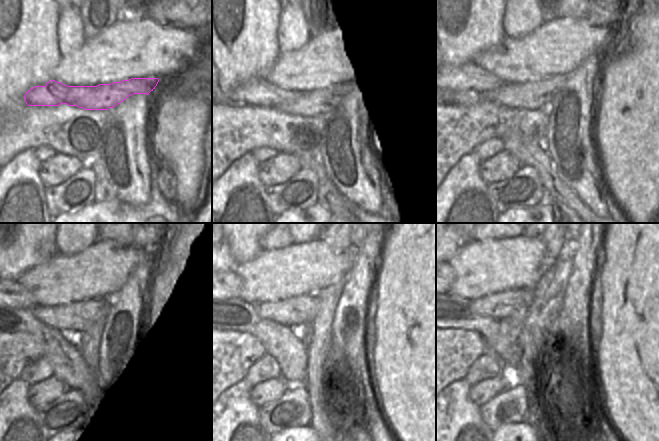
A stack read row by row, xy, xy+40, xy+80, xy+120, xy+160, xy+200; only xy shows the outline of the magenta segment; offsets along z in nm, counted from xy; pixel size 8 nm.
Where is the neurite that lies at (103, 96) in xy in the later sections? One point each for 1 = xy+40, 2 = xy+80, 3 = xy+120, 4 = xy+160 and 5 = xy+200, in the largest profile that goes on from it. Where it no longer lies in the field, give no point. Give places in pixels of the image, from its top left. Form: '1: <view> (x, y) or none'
1: xy+40 (303, 102)
2: xy+80 (537, 95)
3: xy+120 (78, 316)
4: xy+160 (297, 312)
5: xy+200 (510, 303)

